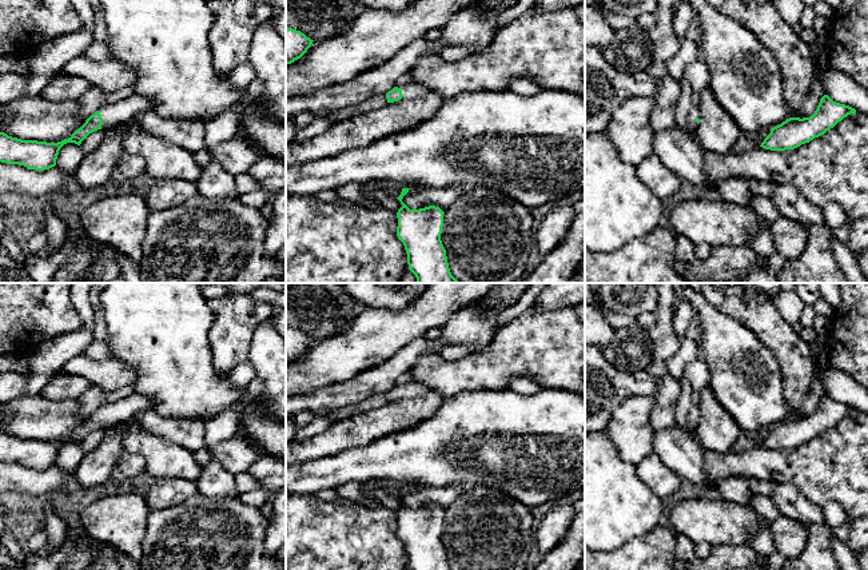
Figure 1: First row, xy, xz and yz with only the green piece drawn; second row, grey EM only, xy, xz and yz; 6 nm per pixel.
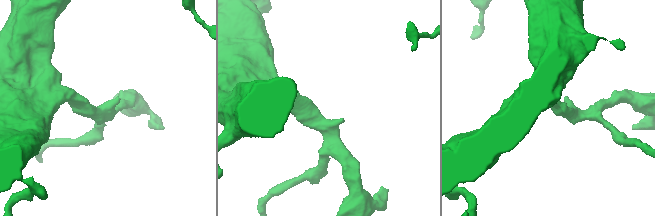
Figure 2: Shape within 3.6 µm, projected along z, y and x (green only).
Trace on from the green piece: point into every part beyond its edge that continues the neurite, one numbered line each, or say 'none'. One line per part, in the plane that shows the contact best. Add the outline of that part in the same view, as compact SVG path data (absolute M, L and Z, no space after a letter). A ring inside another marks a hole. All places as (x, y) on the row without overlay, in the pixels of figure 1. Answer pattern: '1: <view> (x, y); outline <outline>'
none

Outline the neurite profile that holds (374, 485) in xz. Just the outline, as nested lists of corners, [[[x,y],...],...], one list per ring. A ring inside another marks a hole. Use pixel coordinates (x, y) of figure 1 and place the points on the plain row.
[[[371,479],[361,483],[361,491],[365,497],[369,497],[373,491],[382,490],[389,495],[398,497],[402,491],[402,487],[394,483],[383,482],[381,479]]]

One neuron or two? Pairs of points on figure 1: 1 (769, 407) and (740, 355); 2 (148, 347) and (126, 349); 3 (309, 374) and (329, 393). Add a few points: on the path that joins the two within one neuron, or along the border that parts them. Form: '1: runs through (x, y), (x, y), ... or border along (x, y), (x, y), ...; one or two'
1: runs through (756, 394), (747, 382), (741, 369); one
2: runs through (143, 347), (131, 347); one
3: border along (353, 379), (327, 383), (299, 394); two

